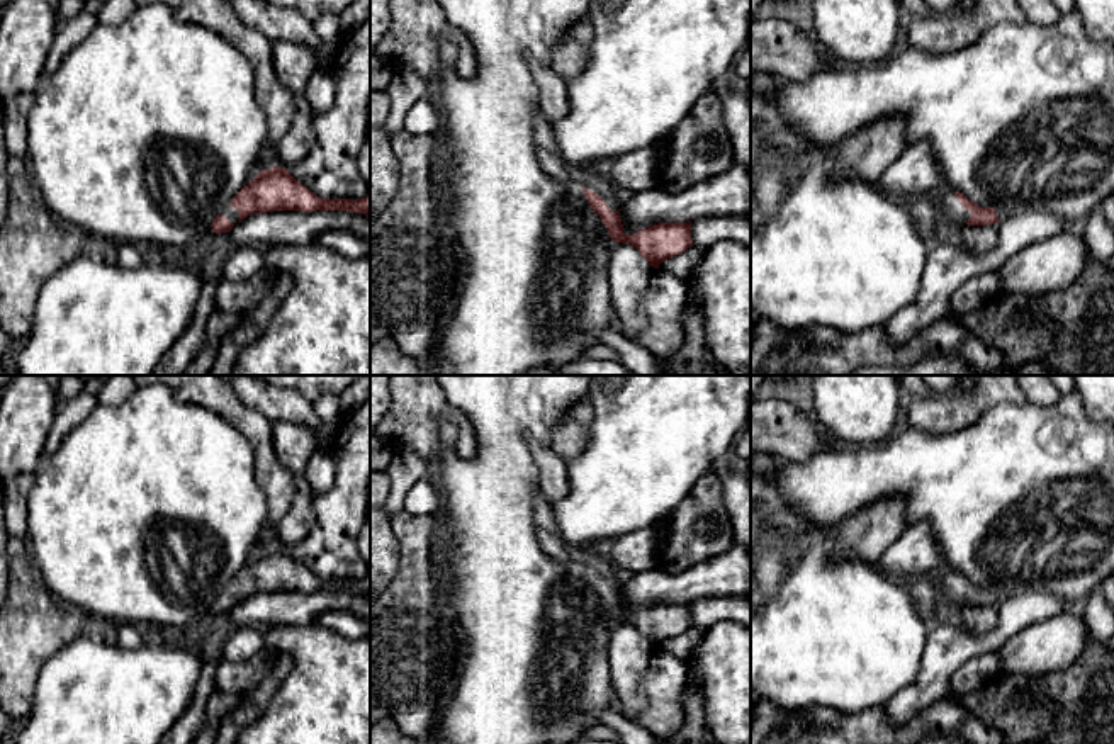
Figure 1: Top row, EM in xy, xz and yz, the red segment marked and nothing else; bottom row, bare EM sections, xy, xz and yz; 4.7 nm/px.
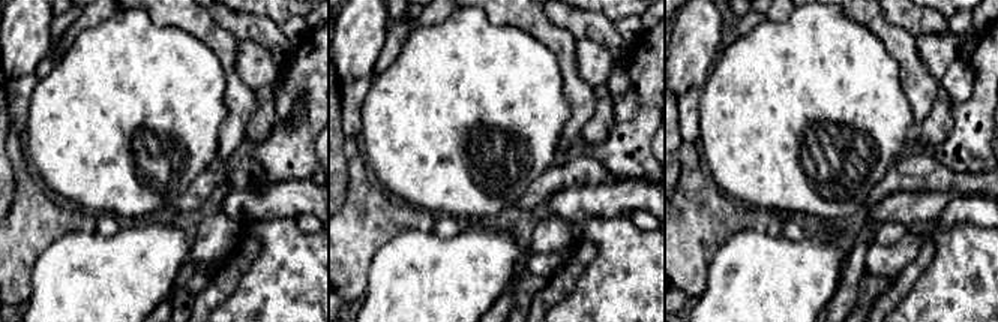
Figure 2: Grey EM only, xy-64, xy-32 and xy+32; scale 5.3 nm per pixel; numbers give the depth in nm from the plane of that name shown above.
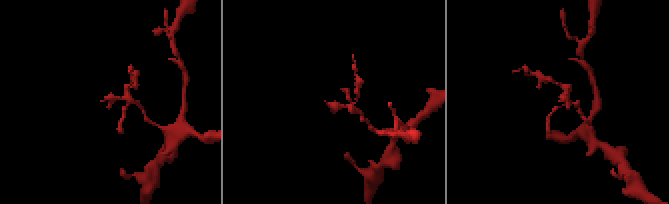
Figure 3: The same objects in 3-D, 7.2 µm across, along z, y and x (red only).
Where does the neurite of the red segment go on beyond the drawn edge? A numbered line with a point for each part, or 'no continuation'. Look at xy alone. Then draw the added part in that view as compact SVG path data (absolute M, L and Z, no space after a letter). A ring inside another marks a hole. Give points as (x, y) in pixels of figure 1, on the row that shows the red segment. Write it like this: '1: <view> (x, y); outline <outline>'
1: xy (228, 211); outline M228 204L221 212L221 216L228 217L231 224L236 224L239 219L239 212Z

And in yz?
1: yz (950, 208); outline M944 189L936 197L939 202L941 219L953 221L958 226L968 223L971 212L961 207L958 197L951 190Z

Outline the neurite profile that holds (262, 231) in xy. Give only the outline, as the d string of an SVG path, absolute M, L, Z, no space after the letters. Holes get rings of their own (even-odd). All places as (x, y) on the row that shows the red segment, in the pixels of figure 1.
M273 211L251 214L229 231L234 246L267 253L278 246L309 246L323 231L348 229L370 245L370 216L348 211Z

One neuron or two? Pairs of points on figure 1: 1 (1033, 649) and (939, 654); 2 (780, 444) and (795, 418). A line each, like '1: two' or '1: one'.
1: two
2: one

